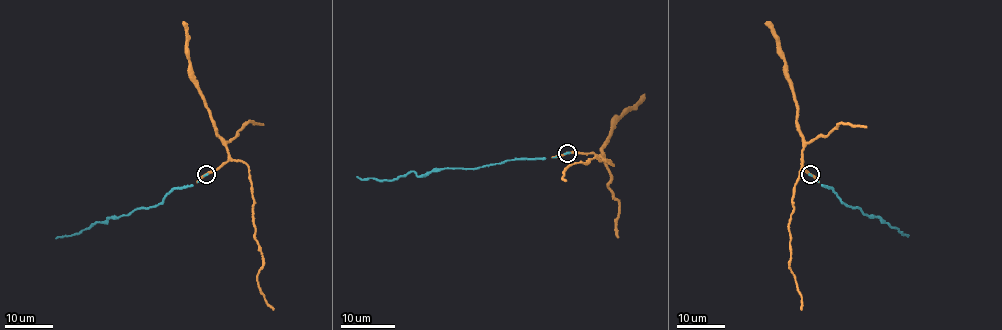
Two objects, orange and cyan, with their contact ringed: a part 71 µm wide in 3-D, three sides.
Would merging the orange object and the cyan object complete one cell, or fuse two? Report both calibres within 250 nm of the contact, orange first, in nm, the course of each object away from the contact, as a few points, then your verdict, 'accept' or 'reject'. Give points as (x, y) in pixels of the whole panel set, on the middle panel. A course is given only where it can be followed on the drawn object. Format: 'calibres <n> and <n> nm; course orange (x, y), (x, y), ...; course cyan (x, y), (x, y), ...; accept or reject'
calibres 240 and 100 nm; course orange (567, 153), (589, 153), (613, 165), (610, 160), (589, 159), (587, 163), (565, 168), (562, 176), (566, 181); course cyan (567, 153), (556, 157), (507, 160), (466, 169), (451, 168), (419, 176), (411, 171), (392, 180), (357, 177); accept

